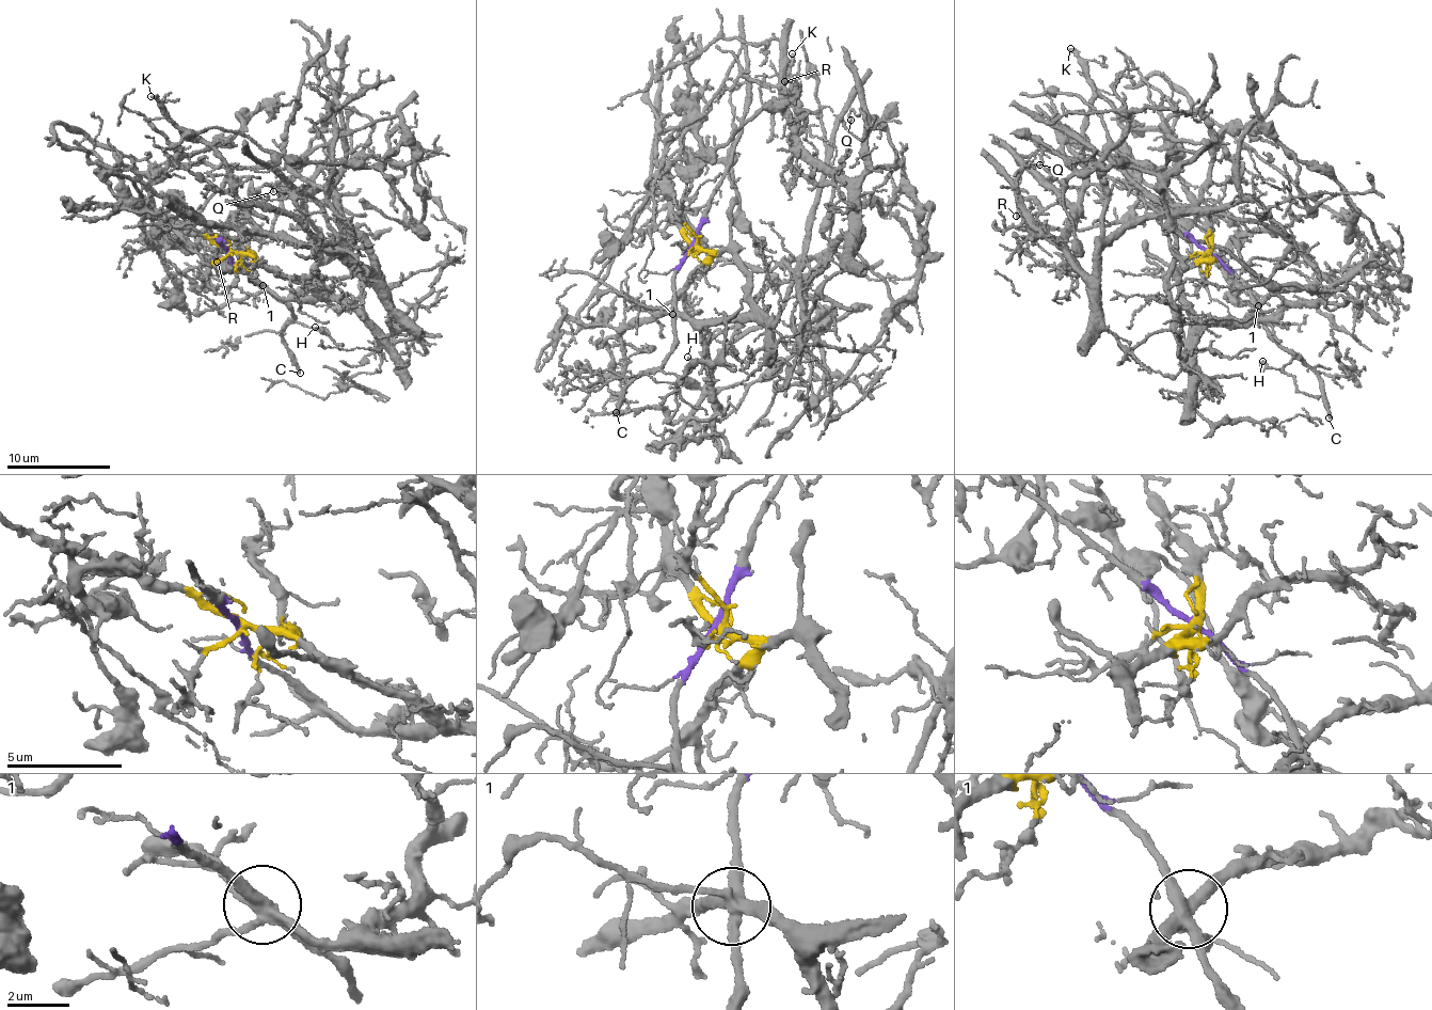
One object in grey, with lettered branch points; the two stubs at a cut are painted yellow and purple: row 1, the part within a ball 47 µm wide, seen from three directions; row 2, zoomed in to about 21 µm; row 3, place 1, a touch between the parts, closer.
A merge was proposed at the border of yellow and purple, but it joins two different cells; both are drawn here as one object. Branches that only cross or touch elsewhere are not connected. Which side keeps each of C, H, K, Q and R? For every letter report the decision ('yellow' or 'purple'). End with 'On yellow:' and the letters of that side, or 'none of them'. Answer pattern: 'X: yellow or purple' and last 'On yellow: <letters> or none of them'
C: purple
H: purple
K: yellow
Q: yellow
R: yellow
On yellow: K, Q, R

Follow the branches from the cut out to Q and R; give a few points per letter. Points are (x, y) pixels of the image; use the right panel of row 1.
Q: (1208, 252), (1186, 301), (1250, 322), (1388, 256), (1255, 122), (1234, 202), (1092, 274), (1017, 199), (1039, 163)
R: (1208, 252), (1186, 301), (1250, 322), (1388, 256), (1255, 122), (1234, 202), (1092, 274), (1064, 203), (1016, 217)

